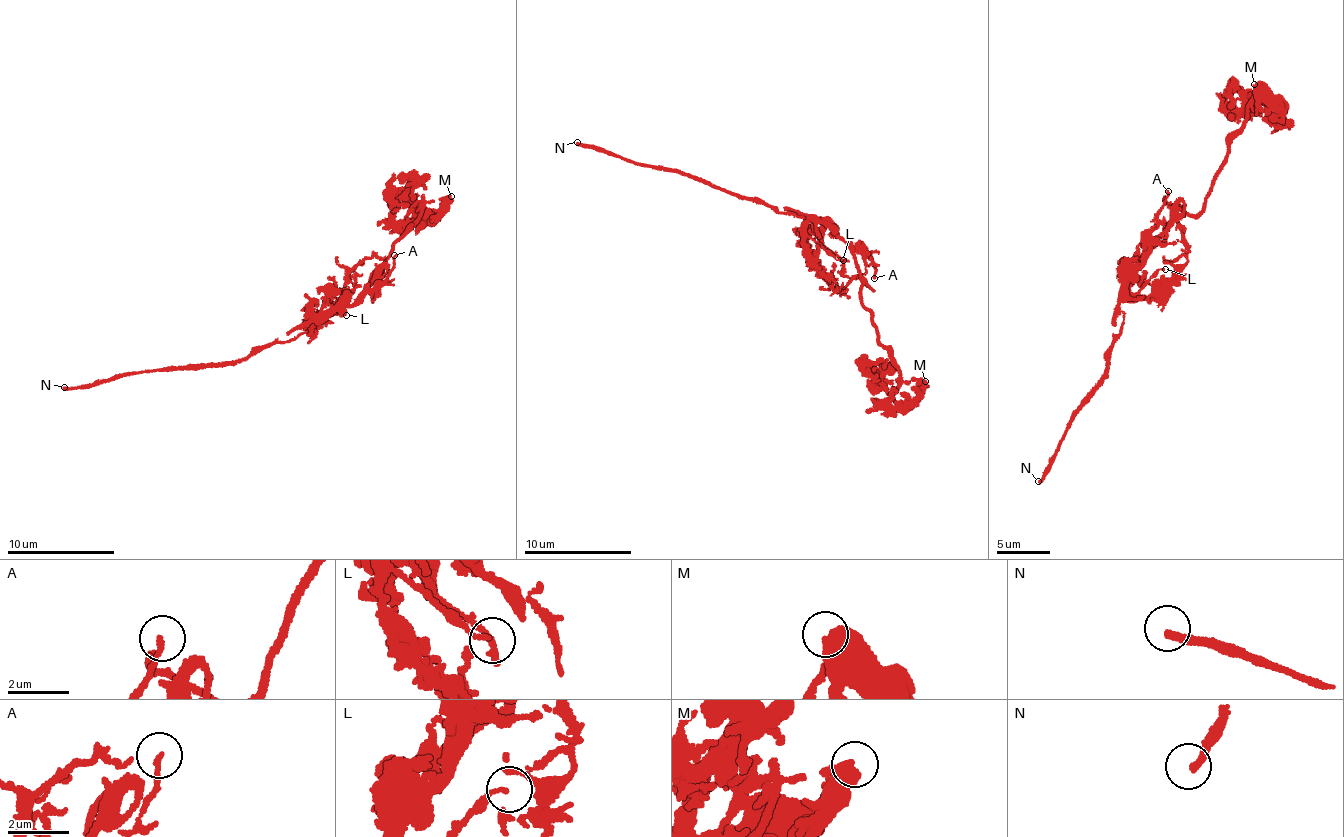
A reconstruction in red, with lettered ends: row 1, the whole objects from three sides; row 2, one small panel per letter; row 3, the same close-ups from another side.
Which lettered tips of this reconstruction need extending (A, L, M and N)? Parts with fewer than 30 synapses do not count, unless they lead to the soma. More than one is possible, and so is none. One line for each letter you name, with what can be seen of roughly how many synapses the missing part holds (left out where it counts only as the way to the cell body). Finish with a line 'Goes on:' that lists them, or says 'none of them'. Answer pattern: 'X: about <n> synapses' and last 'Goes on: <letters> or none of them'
Goes on: none of them

